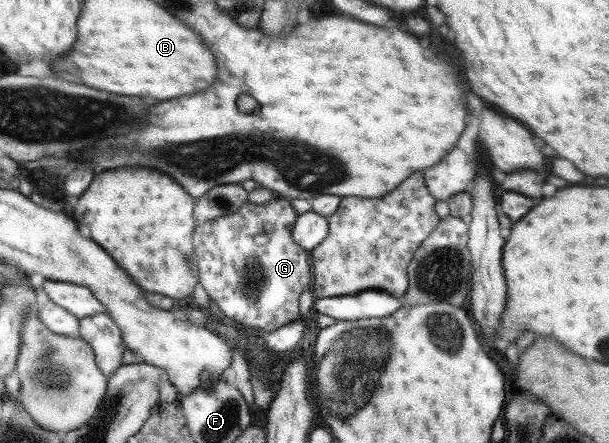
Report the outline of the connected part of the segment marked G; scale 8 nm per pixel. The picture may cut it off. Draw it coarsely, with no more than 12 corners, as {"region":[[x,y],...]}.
{"region":[[288,199],[194,229],[197,282],[221,317],[295,321],[309,253]]}

